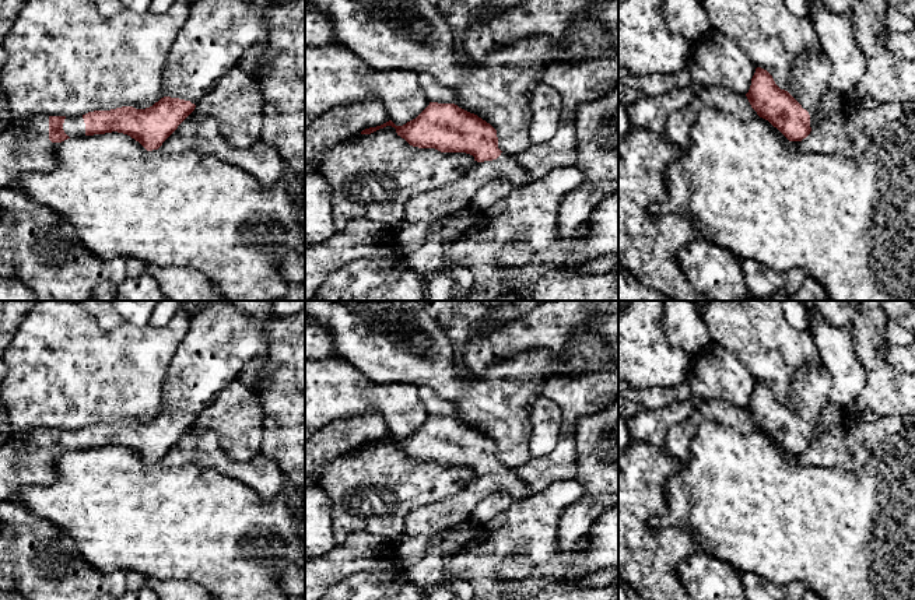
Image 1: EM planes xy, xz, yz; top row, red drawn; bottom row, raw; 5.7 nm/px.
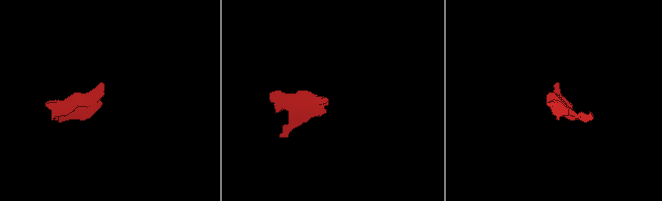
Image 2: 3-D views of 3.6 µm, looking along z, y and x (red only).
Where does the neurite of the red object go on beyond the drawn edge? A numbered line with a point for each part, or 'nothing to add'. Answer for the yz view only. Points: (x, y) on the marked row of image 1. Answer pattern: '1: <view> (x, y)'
1: yz (810, 76)

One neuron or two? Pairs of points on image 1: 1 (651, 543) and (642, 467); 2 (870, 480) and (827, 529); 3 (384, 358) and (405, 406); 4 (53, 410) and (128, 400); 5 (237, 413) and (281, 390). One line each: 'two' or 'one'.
1: one
2: one
3: two
4: one
5: two

